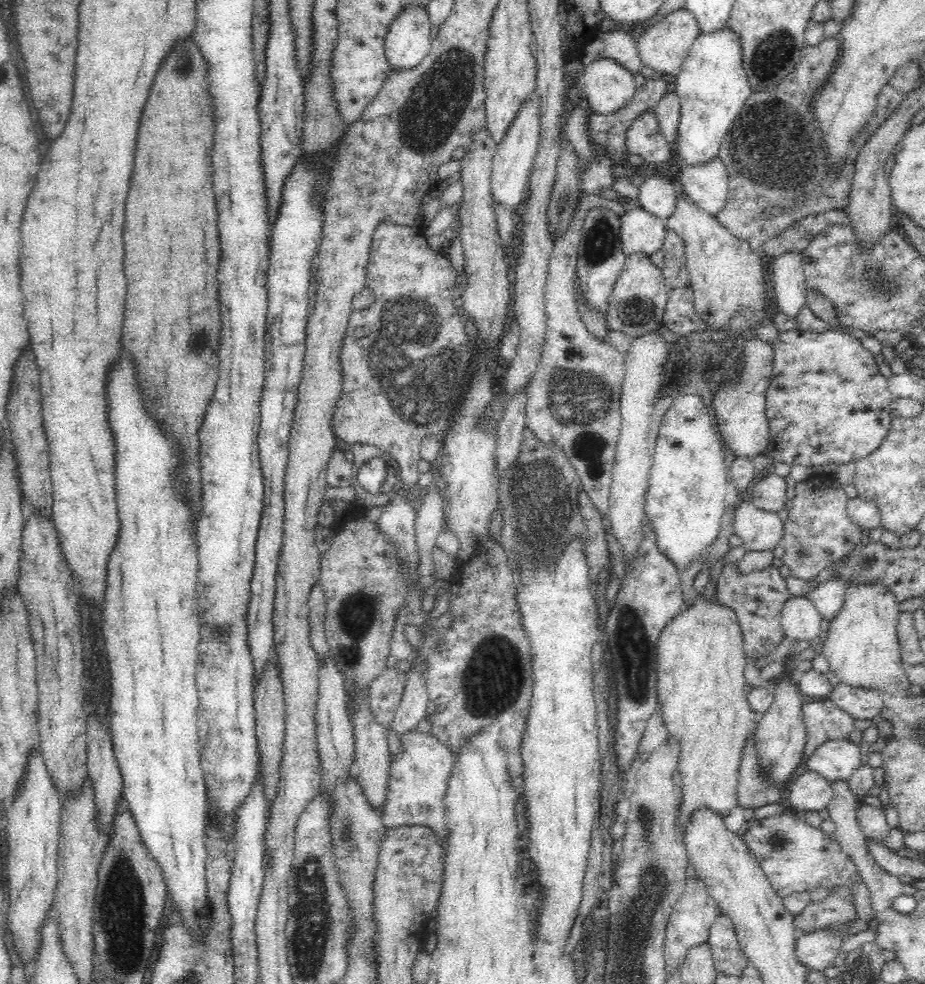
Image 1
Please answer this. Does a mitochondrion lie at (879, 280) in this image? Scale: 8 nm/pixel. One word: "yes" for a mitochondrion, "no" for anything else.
yes

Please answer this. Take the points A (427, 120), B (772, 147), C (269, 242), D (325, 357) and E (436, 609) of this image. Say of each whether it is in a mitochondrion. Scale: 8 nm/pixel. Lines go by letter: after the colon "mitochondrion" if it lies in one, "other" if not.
A: mitochondrion
B: mitochondrion
C: other
D: other
E: other

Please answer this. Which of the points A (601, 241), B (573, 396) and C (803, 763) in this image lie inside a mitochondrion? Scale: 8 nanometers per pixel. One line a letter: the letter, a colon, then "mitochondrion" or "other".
A: mitochondrion
B: mitochondrion
C: other

